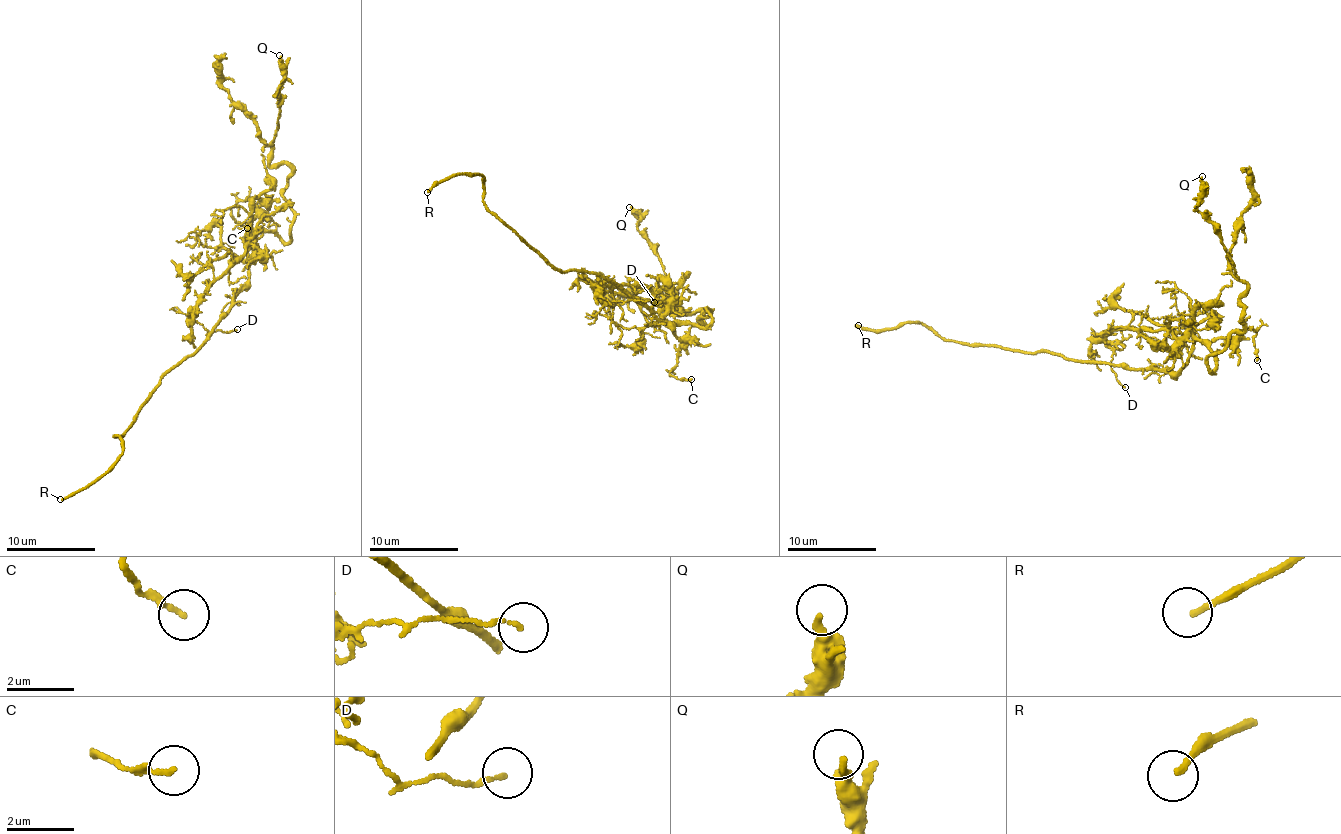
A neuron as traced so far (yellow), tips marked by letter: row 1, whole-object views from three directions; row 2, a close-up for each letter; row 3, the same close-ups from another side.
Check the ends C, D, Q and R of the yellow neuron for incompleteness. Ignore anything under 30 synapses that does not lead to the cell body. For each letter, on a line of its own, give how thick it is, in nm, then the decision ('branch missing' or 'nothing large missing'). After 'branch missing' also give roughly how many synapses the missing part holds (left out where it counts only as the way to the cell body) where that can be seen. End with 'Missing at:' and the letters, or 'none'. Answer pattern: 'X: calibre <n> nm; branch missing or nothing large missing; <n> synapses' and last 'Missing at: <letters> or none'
C: calibre 140 nm; nothing large missing
D: calibre 110 nm; nothing large missing
Q: calibre 240 nm; nothing large missing
R: calibre 160 nm; branch missing
Missing at: R

